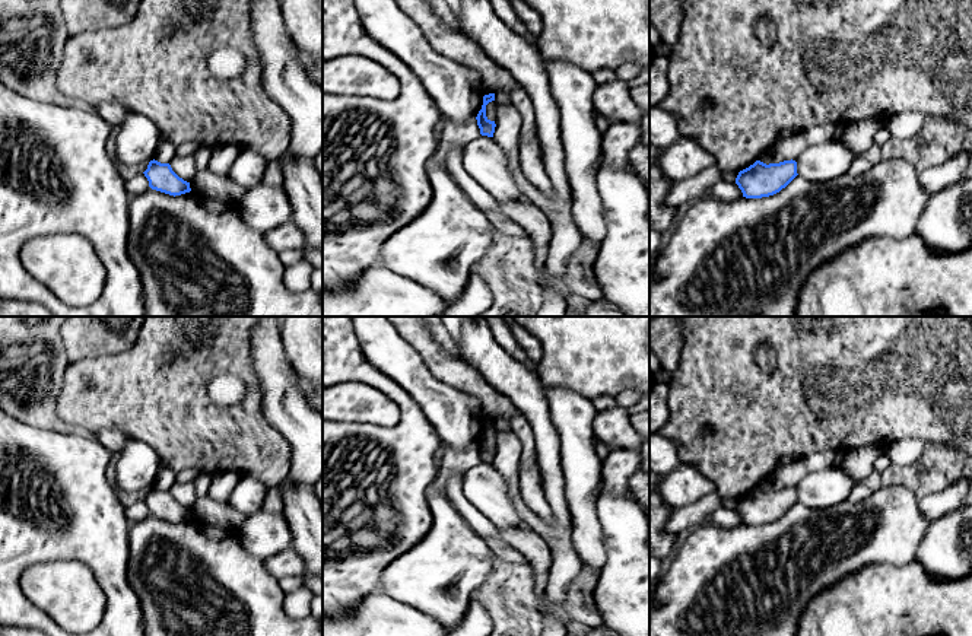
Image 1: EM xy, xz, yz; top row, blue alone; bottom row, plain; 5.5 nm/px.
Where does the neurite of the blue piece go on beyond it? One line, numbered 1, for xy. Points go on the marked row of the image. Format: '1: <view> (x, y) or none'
1: none

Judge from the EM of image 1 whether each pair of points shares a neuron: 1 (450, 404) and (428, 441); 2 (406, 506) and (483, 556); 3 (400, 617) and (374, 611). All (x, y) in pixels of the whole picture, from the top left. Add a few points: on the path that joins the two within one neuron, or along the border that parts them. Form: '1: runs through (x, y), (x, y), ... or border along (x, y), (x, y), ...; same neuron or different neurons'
1: border along (415, 400), (442, 444); different neurons
2: border along (428, 489), (426, 499), (432, 525), (409, 549); different neurons
3: runs through (394, 617), (380, 617); same neuron

